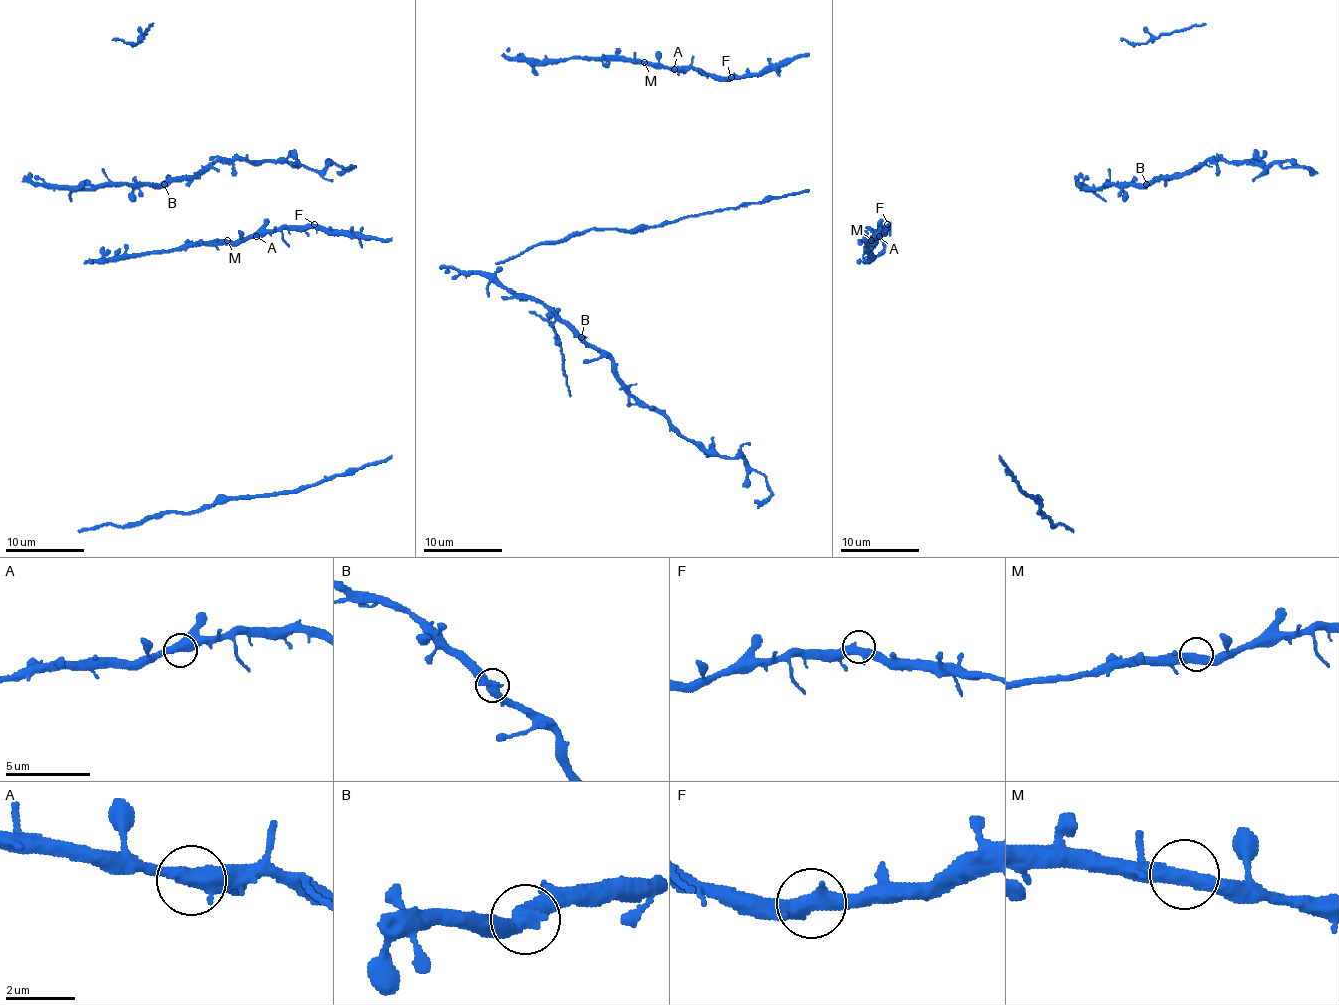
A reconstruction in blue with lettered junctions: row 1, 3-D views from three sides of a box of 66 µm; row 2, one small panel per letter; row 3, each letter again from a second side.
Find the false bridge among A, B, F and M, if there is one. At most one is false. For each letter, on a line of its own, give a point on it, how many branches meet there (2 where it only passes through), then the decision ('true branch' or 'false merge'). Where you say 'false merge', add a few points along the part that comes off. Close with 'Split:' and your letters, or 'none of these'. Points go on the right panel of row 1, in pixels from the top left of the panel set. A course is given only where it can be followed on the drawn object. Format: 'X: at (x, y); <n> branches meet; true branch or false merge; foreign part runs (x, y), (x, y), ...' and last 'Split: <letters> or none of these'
A: at (879, 236); 2 branches meet; true branch
B: at (1146, 184); 2 branches meet; true branch
F: at (887, 224); 2 branches meet; true branch
M: at (871, 240); 2 branches meet; true branch
Split: none of these

